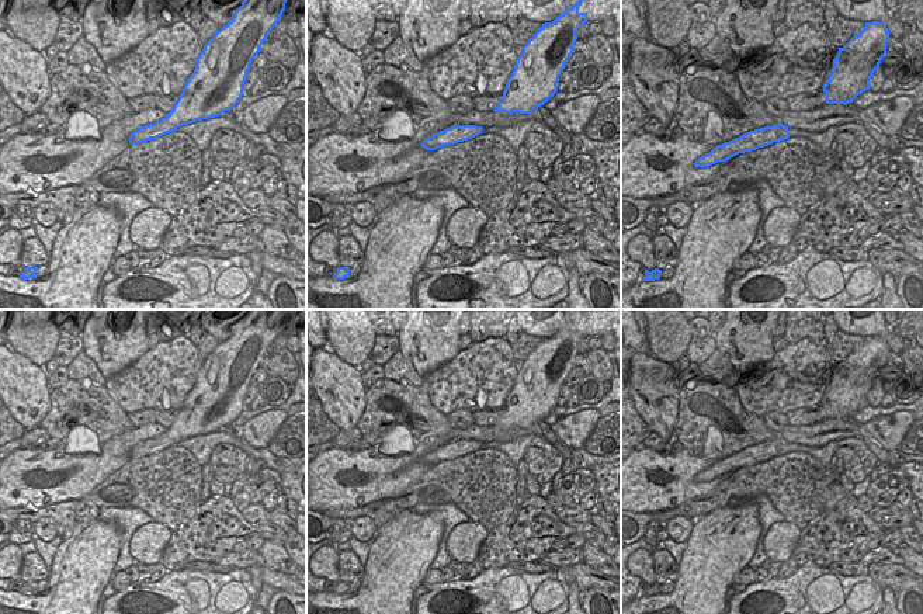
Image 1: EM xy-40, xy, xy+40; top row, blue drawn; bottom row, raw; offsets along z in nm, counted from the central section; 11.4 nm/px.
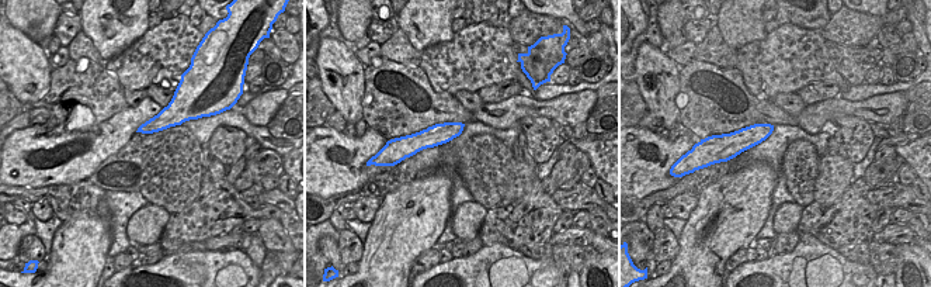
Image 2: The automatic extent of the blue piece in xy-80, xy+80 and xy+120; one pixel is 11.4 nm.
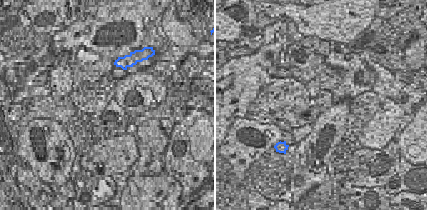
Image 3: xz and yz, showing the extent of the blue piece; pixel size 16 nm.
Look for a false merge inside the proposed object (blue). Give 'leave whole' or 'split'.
leave whole

